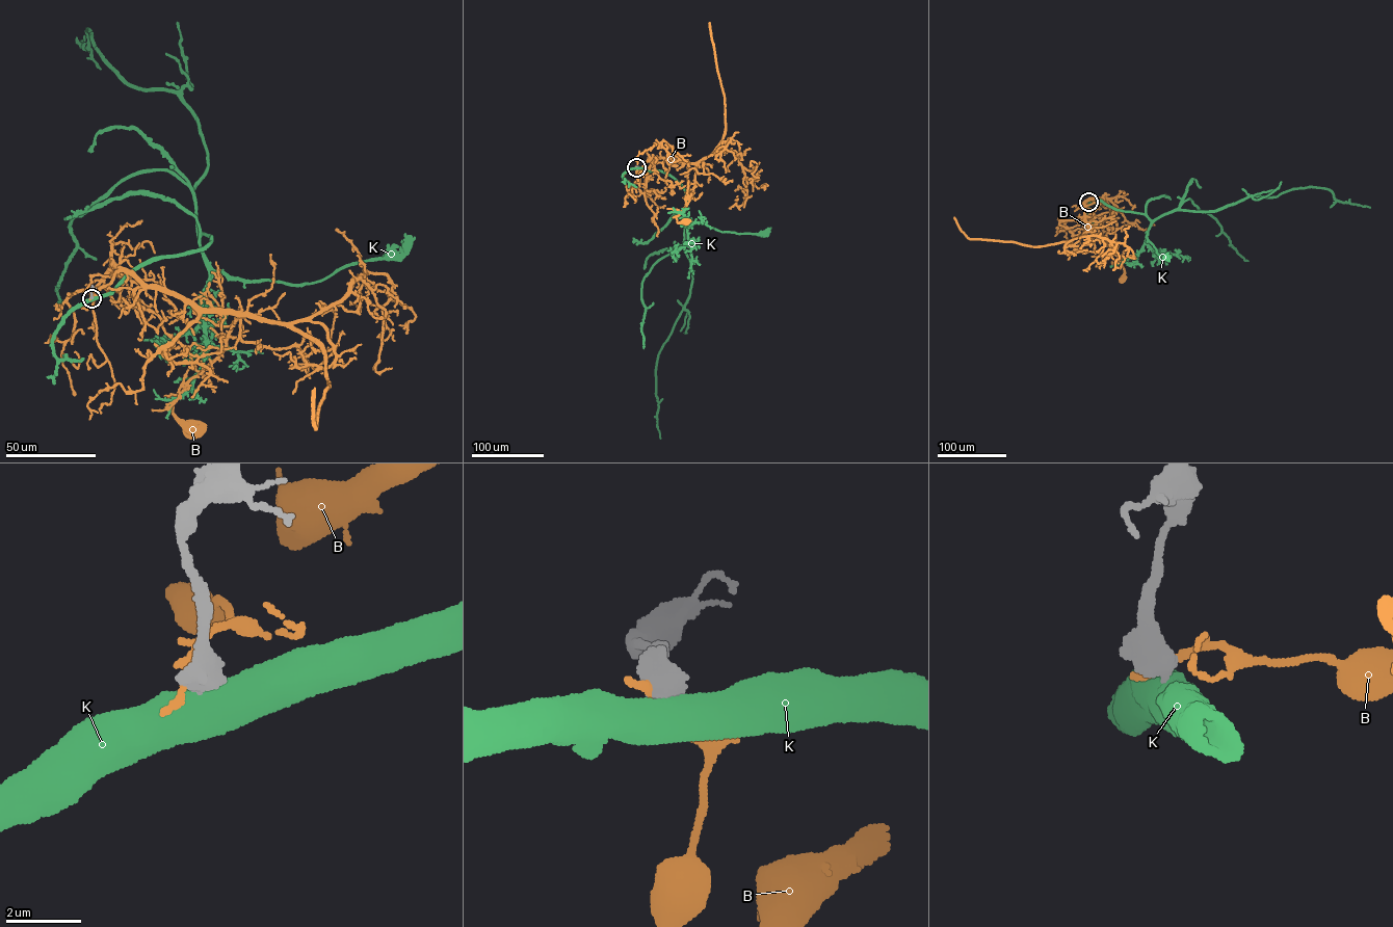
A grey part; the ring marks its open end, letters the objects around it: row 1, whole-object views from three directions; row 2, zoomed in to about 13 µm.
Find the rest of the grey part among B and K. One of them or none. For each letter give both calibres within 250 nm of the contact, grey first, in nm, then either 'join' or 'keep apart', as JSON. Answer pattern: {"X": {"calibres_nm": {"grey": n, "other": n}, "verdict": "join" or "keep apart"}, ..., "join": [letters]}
{"B": {"calibres_nm": {"grey": 800, "other": 240}, "verdict": "keep apart"}, "K": {"calibres_nm": {"grey": 600, "other": 750}, "verdict": "keep apart"}, "join": []}

